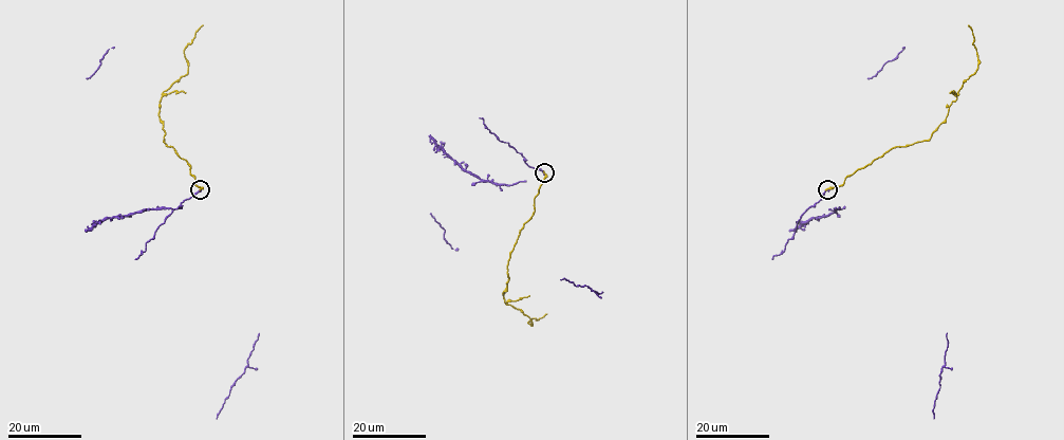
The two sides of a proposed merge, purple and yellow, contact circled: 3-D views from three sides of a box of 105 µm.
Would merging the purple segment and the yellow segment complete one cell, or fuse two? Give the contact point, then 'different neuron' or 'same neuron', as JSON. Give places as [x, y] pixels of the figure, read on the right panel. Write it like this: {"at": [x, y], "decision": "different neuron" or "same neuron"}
{"at": [827, 189], "decision": "same neuron"}

